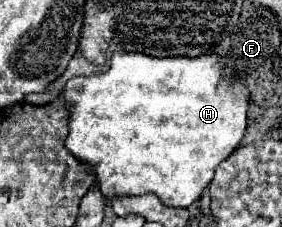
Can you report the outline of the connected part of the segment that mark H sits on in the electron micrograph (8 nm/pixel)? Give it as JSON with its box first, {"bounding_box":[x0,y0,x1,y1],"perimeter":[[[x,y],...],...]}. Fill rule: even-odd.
{"bounding_box":[63,52,249,208],"perimeter":[[[209,52],[197,58],[151,58],[145,54],[113,54],[111,58],[111,66],[107,72],[97,72],[91,76],[77,76],[71,78],[63,90],[63,98],[69,102],[75,102],[69,110],[71,110],[71,118],[69,118],[69,138],[67,138],[67,150],[71,154],[75,154],[81,162],[87,162],[89,168],[95,172],[97,182],[101,186],[101,192],[107,198],[113,196],[141,196],[147,192],[157,194],[165,206],[177,206],[177,208],[189,208],[193,202],[197,202],[203,194],[203,190],[211,184],[213,180],[213,172],[215,166],[219,162],[223,162],[225,158],[231,156],[233,150],[237,150],[237,146],[241,144],[243,136],[245,136],[245,128],[247,128],[247,106],[249,106],[249,90],[237,82],[237,78],[233,78],[229,74],[229,70],[225,68],[225,62],[221,60],[221,56],[217,52]]]}

